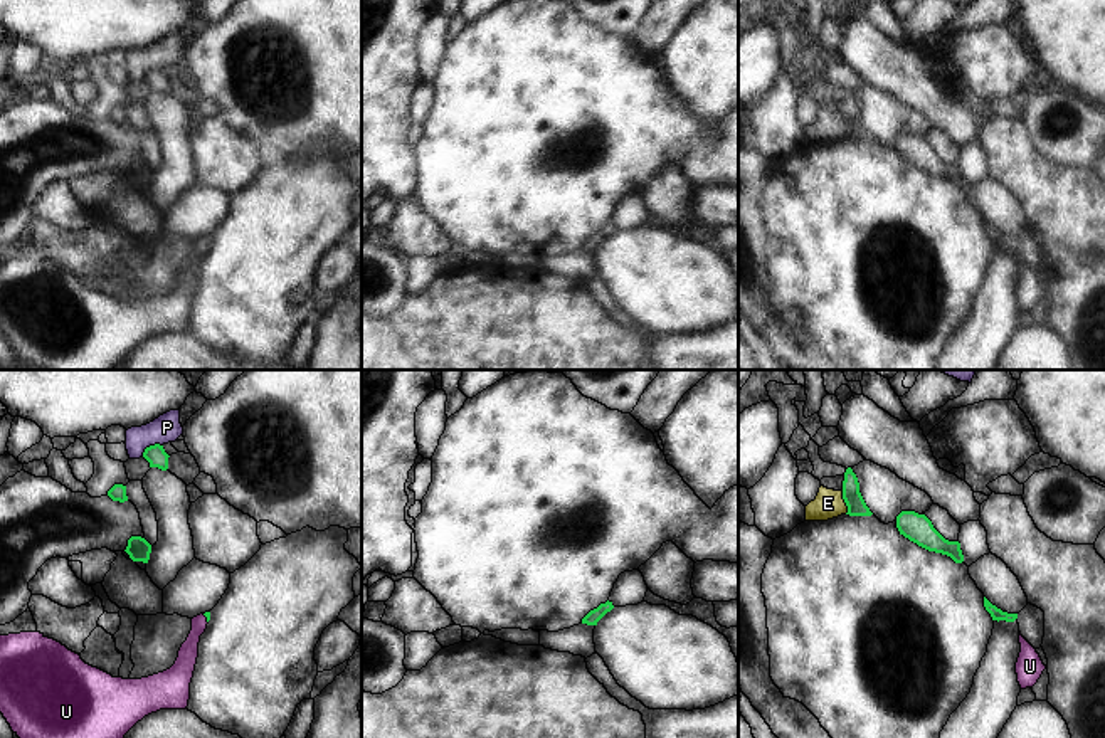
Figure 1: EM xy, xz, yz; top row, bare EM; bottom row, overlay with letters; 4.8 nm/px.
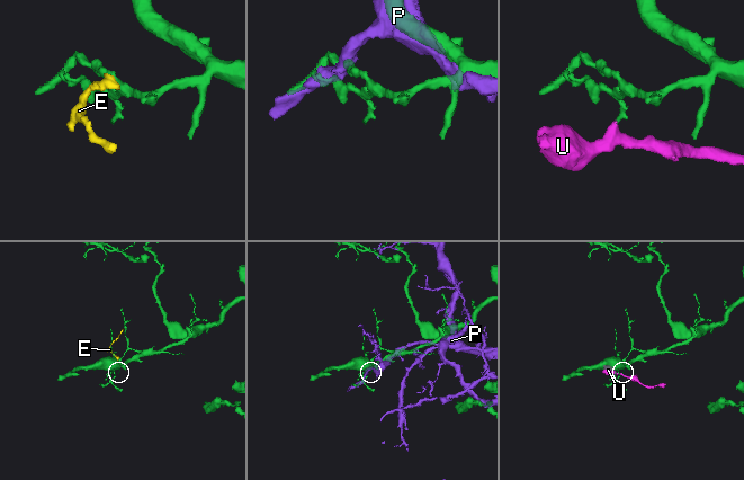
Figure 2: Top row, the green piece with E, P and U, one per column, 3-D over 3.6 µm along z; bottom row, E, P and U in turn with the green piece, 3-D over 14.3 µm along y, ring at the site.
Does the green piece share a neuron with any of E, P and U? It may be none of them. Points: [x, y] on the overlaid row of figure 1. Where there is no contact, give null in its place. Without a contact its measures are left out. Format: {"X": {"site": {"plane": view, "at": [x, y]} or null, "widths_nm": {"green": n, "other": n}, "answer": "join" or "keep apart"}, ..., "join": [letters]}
{"E": {"site": {"plane": "yz", "at": [845, 501]}, "widths_nm": {"green": 90, "other": 140}, "answer": "keep apart"}, "P": {"site": {"plane": "xy", "at": [150, 446]}, "widths_nm": {"green": 100, "other": 140}, "answer": "keep apart"}, "U": {"site": {"plane": "xy", "at": [207, 619]}, "widths_nm": {"green": 30, "other": 100}, "answer": "join"}, "join": ["U"]}

